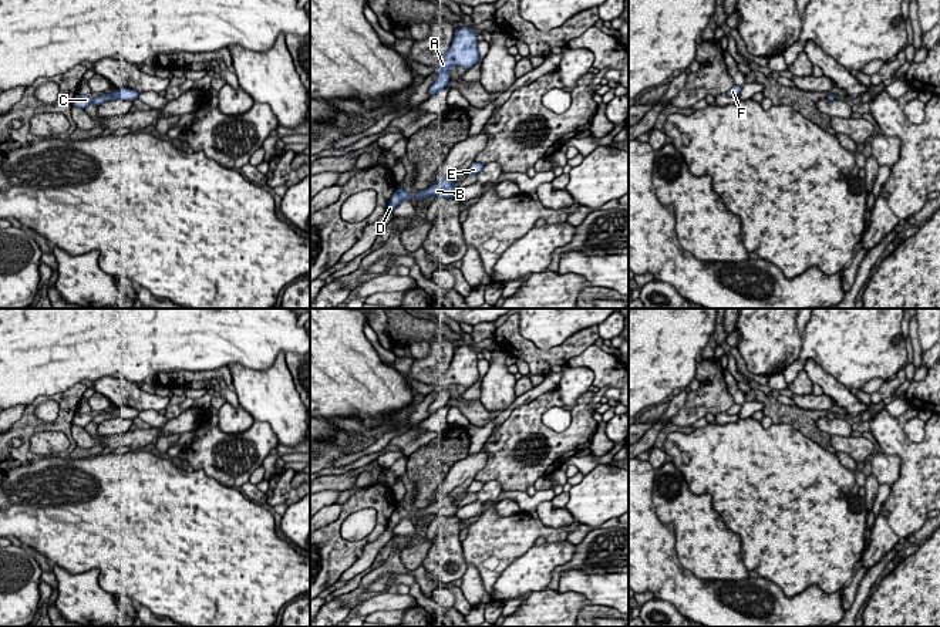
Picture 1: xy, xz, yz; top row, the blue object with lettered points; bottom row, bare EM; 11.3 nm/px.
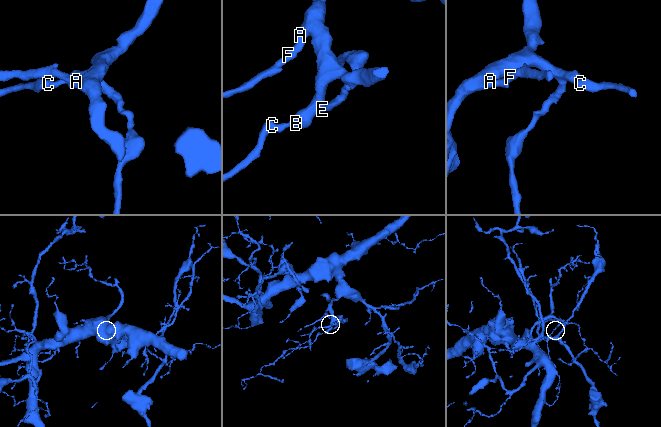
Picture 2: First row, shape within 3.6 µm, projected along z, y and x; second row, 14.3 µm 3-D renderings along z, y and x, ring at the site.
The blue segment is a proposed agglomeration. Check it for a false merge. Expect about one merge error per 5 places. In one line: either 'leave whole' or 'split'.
leave whole

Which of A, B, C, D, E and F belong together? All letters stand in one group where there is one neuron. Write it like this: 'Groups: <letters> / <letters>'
Groups: A B C D E F

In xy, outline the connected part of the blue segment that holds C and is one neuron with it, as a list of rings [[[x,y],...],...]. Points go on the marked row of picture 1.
[[[118,88],[114,90],[111,95],[107,94],[101,94],[97,98],[91,98],[90,95],[80,95],[77,94],[73,100],[73,107],[78,107],[78,108],[85,108],[90,104],[95,104],[100,105],[108,100],[127,100],[127,101],[134,101],[137,100],[139,95],[139,92],[137,92],[135,90],[131,88]]]

